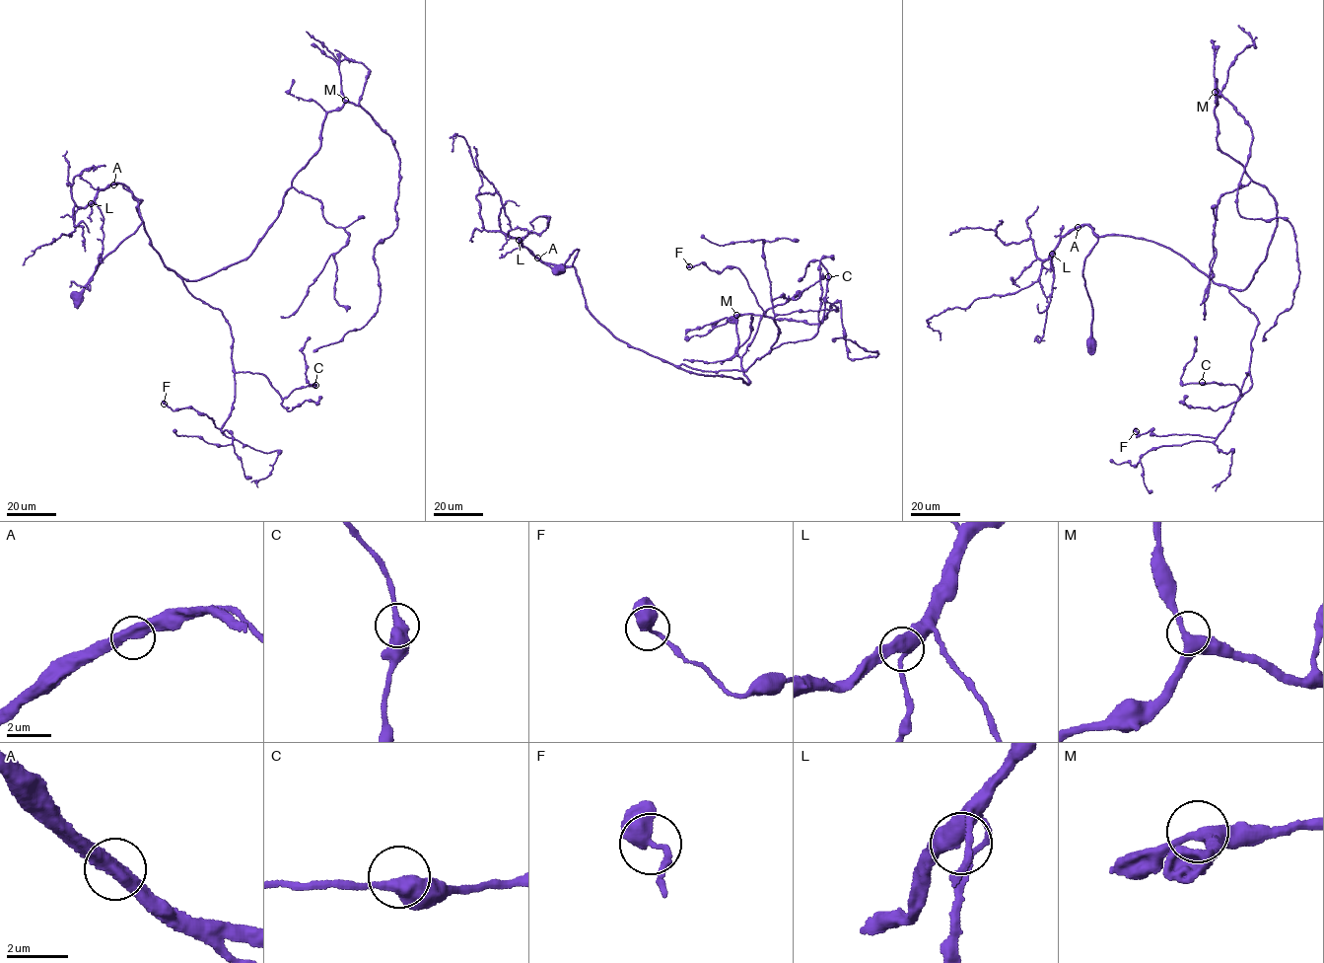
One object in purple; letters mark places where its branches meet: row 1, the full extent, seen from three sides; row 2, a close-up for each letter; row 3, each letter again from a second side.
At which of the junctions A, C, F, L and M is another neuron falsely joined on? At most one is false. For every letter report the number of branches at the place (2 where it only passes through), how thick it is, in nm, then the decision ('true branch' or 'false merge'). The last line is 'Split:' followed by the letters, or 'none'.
A: 2 branches meet; 460 nm thick; true branch
C: 2 branches meet; 440 nm thick; true branch
F: 2 branches meet; 440 nm thick; true branch
L: 2 branches meet; 500 nm thick; true branch
M: 2 branches meet; 400 nm thick; true branch
Split: none

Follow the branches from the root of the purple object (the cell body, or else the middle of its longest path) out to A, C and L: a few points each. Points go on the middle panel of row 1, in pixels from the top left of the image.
A: (560, 267), (563, 268), (573, 251), (579, 250), (570, 266), (541, 261), (537, 259)
C: (560, 267), (579, 250), (570, 266), (585, 307), (617, 337), (709, 371), (744, 370), (812, 337), (828, 276)
L: (560, 267), (563, 268), (573, 251), (579, 250), (573, 265), (555, 265), (539, 260), (519, 240)

